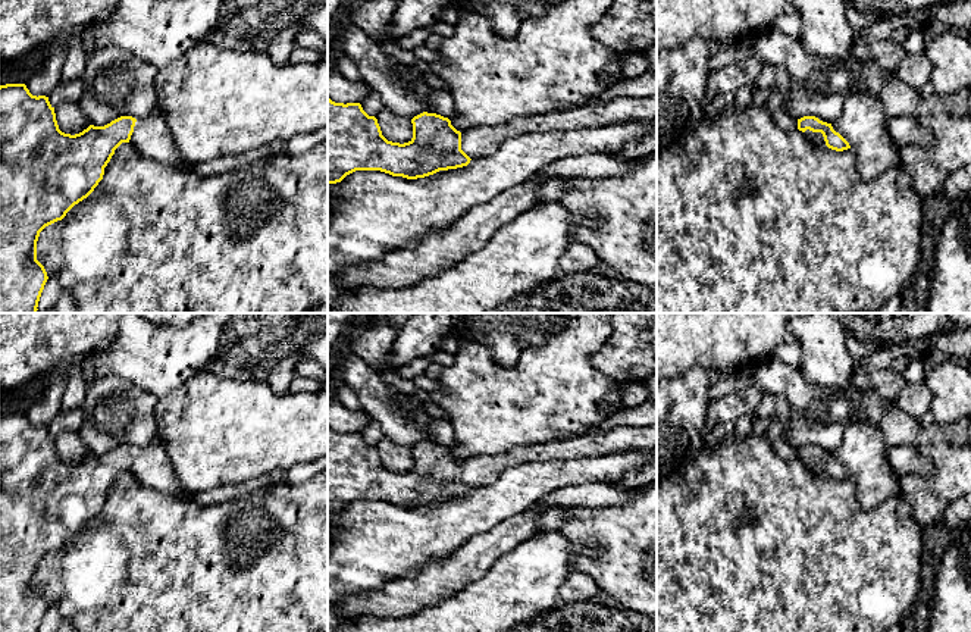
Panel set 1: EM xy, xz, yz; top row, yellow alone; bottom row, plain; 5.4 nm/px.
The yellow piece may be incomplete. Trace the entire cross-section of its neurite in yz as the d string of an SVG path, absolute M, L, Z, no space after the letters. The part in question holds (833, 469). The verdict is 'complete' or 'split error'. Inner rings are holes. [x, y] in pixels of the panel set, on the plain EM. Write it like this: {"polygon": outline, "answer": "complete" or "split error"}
{"polygon": "M804 445L798 448L798 459L817 476L827 475L836 481L851 478L849 472L833 459L831 453L823 451L815 445Z", "answer": "split error"}

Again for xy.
{"polygon": "M25 413L0 414L0 632L38 632L48 608L44 595L37 589L40 561L62 550L79 531L87 528L103 509L104 497L122 472L131 472L140 484L170 497L194 500L197 492L181 489L166 445L156 438L151 444L135 448L120 445L104 456L90 454L71 464L59 459L54 437L46 425L32 425Z", "answer": "split error"}

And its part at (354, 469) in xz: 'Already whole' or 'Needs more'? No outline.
Needs more

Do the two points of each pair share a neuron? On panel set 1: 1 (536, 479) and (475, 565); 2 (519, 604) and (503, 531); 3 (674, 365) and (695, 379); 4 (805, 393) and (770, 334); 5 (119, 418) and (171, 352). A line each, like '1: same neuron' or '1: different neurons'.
1: different neurons
2: different neurons
3: different neurons
4: different neurons
5: different neurons

